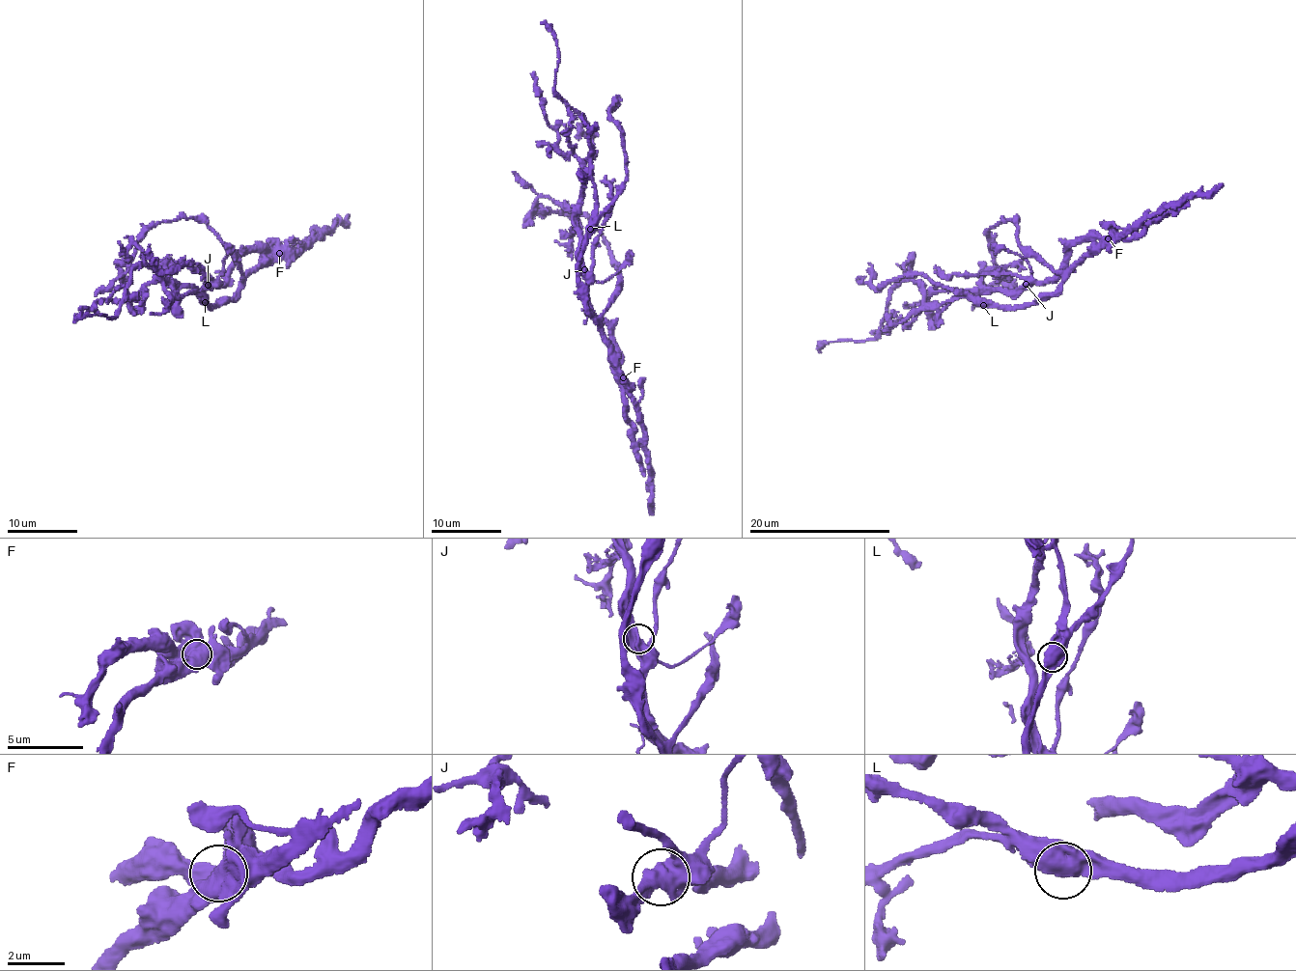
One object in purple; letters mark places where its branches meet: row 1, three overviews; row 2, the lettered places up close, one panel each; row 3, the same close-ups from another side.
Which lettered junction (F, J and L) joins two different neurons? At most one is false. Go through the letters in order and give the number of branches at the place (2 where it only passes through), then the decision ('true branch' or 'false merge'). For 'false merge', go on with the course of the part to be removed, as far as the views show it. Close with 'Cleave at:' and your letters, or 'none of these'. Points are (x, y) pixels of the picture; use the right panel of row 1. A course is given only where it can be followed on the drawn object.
F: 1 branches meet; false merge; foreign part runs (1108, 239), (1030, 304), (965, 297), (925, 305), (919, 285), (900, 280), (873, 338), (823, 343), (819, 352)
J: 2 branches meet; true branch
L: 2 branches meet; true branch
Cleave at: F

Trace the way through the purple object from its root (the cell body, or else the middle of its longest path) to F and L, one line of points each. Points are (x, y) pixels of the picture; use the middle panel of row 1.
F: (583, 264), (585, 298), (599, 319), (608, 326), (616, 351), (618, 373), (624, 377)
L: (583, 264), (576, 205), (589, 180), (592, 181), (596, 201), (596, 219), (590, 229)

